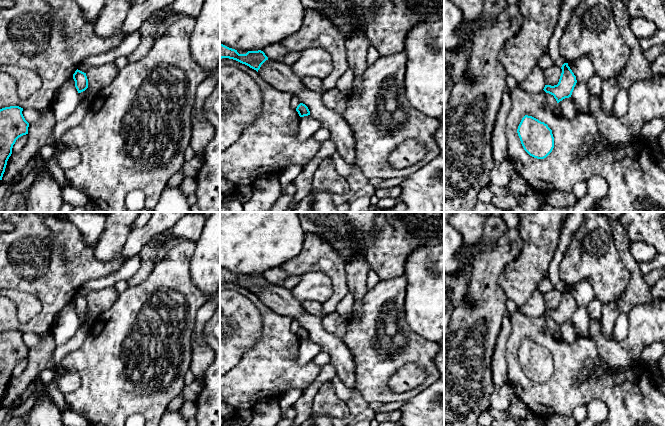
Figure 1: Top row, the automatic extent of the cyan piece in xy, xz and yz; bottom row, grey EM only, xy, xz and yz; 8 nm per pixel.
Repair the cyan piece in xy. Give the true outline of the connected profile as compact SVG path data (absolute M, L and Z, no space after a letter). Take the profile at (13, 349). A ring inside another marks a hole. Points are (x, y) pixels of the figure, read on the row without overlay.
M10 330L0 333L0 404L16 364L28 358L29 347L22 338L23 332Z

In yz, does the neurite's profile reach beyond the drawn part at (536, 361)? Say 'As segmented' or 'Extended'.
As segmented

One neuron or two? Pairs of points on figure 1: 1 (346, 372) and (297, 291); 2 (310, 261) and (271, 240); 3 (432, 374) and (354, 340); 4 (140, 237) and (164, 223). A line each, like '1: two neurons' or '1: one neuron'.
1: two neurons
2: two neurons
3: one neuron
4: one neuron

